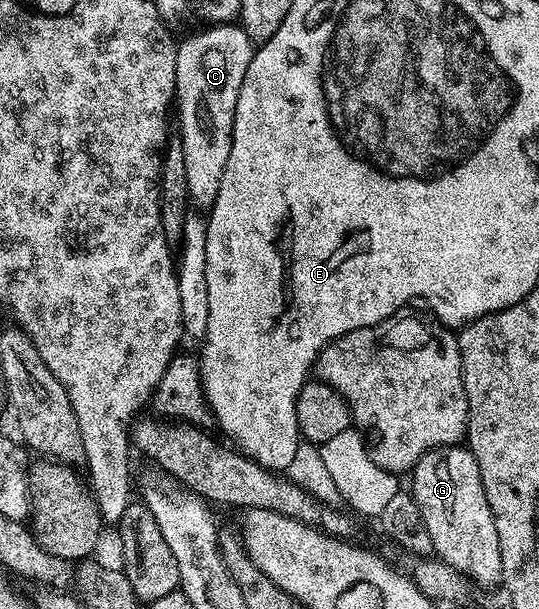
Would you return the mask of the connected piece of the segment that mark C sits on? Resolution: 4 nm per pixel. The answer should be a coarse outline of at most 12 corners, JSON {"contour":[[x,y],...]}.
{"contour":[[238,23],[175,49],[187,199],[209,210],[253,45]]}

